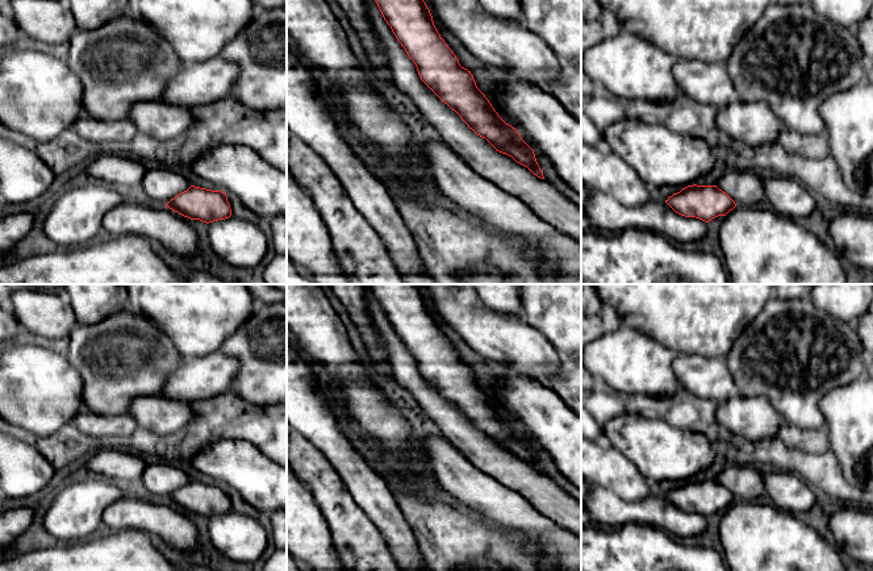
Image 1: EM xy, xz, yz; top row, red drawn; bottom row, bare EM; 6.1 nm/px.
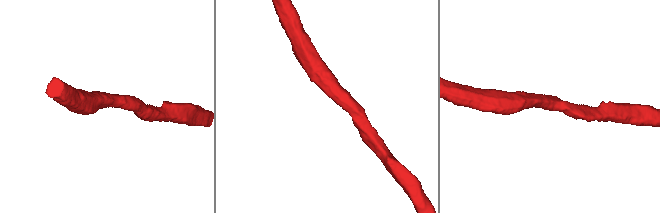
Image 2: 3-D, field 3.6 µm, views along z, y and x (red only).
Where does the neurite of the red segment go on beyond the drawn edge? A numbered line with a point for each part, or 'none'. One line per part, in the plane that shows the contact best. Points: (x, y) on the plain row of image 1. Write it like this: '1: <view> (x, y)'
none

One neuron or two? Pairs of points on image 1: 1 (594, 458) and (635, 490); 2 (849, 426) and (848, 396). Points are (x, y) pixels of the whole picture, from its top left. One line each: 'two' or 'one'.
1: one
2: one

